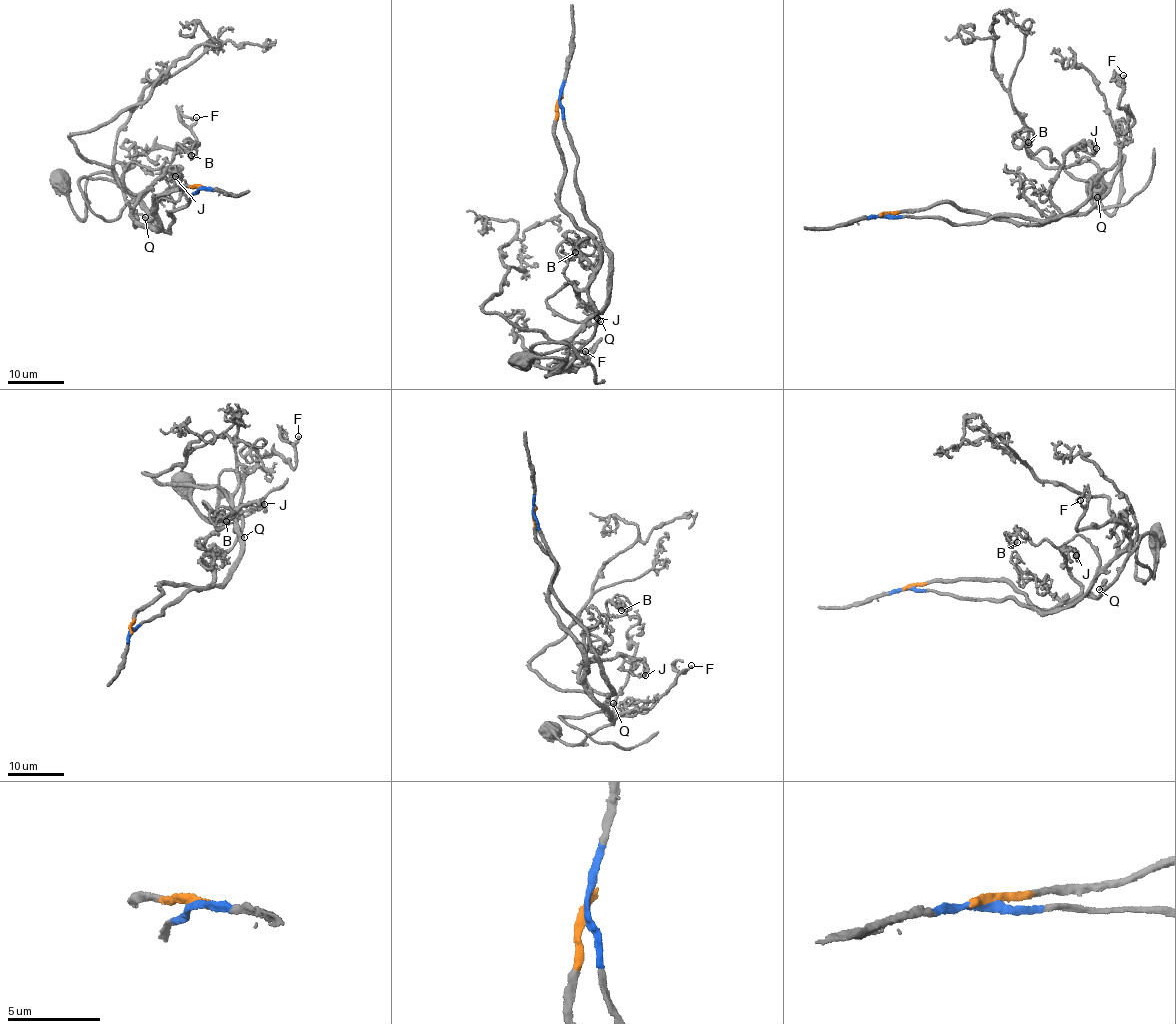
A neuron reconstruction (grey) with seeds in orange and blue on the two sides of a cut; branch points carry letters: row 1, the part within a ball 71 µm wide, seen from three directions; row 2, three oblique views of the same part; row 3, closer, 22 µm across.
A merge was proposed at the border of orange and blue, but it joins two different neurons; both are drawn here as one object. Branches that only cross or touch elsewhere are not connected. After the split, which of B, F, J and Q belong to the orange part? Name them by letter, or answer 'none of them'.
J, Q

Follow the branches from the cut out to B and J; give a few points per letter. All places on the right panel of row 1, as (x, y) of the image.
B: (883, 215), (966, 224), (1073, 213), (1089, 180), (1042, 148), (1032, 154), (1021, 138), (1013, 143), (1027, 142)
J: (883, 215), (948, 203), (1018, 223), (1055, 220), (1060, 213), (1050, 189), (1066, 152), (1081, 142), (1097, 148)

